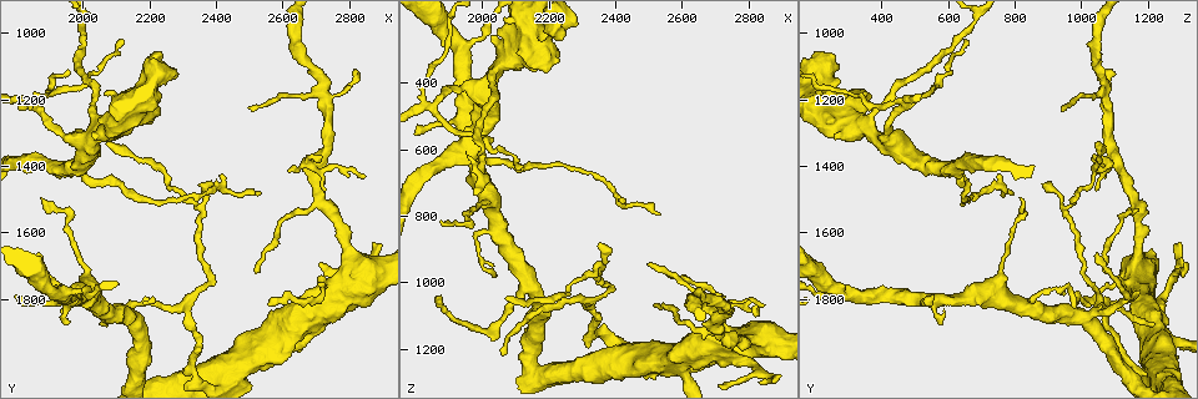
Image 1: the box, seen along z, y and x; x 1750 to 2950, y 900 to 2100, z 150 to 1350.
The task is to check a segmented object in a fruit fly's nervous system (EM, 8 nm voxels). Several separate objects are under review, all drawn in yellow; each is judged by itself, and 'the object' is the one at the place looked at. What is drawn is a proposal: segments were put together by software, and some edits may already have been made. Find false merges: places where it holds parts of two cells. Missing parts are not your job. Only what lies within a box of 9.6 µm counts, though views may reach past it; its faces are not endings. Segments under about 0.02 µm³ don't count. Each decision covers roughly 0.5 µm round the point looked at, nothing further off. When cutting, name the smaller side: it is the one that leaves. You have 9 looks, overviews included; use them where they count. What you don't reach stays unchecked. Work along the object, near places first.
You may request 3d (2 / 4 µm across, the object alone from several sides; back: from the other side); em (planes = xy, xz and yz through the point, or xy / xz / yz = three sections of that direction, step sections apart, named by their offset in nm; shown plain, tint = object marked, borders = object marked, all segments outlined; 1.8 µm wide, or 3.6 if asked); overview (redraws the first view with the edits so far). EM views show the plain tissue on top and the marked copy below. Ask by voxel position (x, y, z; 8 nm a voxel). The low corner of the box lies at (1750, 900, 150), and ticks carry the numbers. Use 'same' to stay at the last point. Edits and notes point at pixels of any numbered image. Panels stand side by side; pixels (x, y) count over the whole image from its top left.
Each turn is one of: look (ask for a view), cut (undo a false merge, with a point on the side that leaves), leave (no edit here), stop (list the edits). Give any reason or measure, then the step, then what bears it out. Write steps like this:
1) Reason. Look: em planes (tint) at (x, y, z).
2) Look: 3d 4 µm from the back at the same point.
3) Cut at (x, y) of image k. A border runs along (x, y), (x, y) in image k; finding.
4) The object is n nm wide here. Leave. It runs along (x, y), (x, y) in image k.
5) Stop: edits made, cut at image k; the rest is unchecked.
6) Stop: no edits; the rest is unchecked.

Branch point. Look: em planes (tint) at (2700, 1390, 1100).

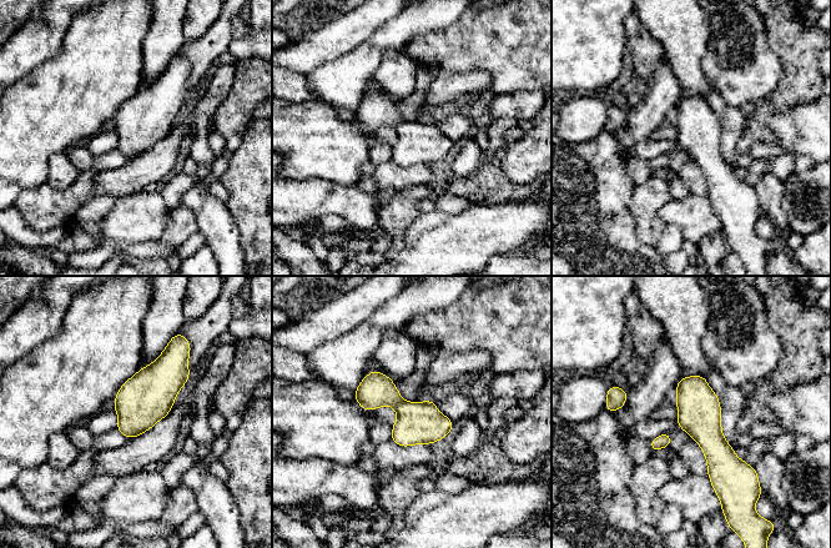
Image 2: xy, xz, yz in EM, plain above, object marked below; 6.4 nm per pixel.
Leave. All the same cell.

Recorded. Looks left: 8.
Three arms meet. Look: 3d 2 µm from the back at (2030, 1230, 380).

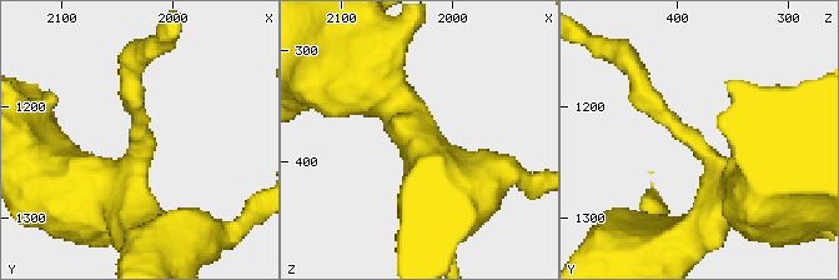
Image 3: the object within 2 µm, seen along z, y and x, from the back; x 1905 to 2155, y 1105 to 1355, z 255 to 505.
3 arms meet here; the arms are 180, 320, 500 nm wide; now the EM. Look: em 3.6 µm planes (tint) at (2030, 1232, 382).

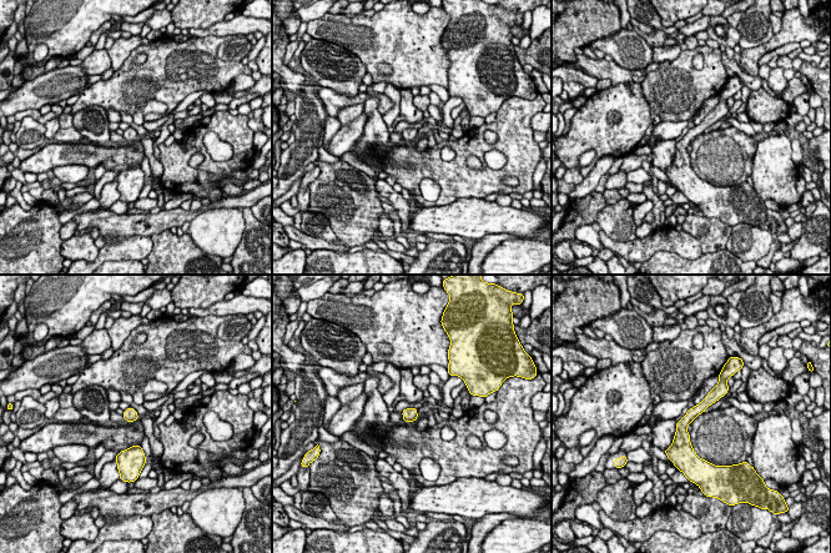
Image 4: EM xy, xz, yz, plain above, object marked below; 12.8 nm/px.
Leave. It runs along (716, 390), (683, 425), (684, 450) in image 4; continuous, no second cell.

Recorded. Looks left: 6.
Sudden change in width. Look: 3d 4 µm at (2210, 1100, 240).

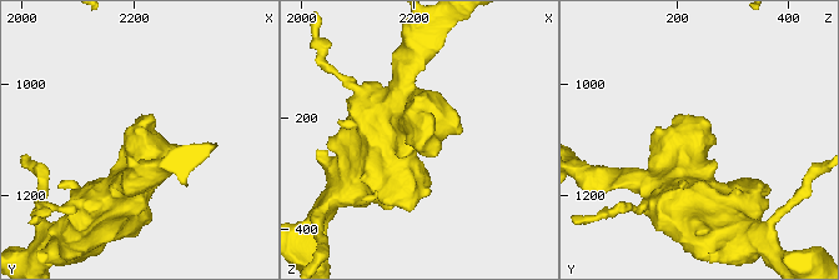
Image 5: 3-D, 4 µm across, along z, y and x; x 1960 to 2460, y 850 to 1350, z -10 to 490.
Shape alone is not enough. Look: em planes (tint) at (2215, 1100, 230).

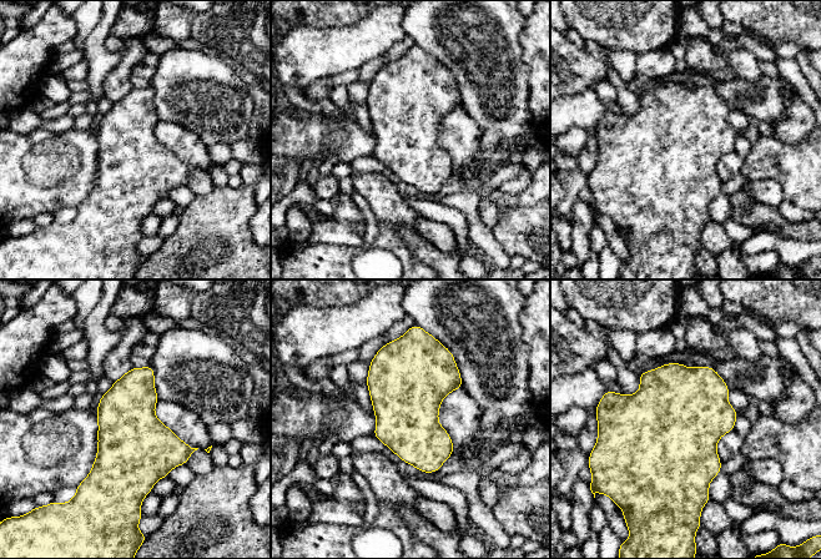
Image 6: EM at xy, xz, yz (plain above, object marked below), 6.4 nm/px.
Leave. One cell here.

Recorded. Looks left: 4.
Sudden change in width. Look: em planes (tint) at (1950, 1410, 600).

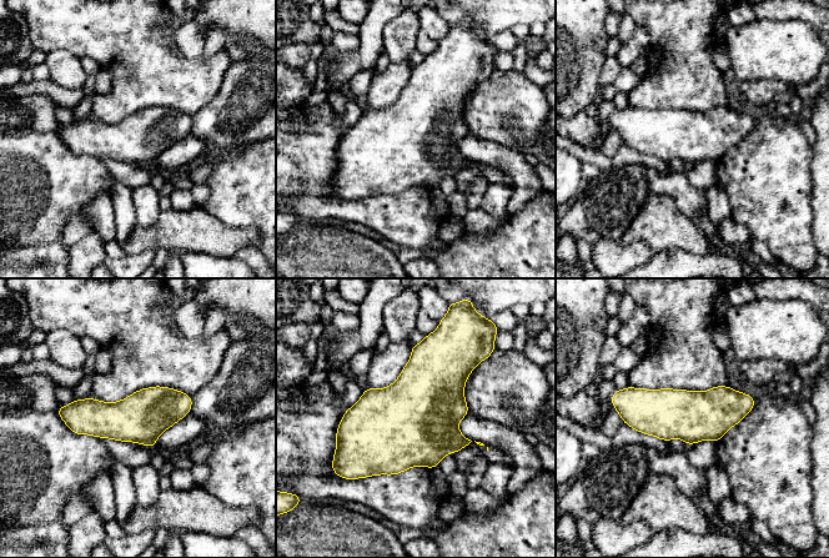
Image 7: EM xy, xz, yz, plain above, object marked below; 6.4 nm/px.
Leave. It runs along (752, 402), (734, 406), (622, 405) in image 7; continuous, no second cell.

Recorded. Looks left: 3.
Stop: no edits; the rest is unchecked.

